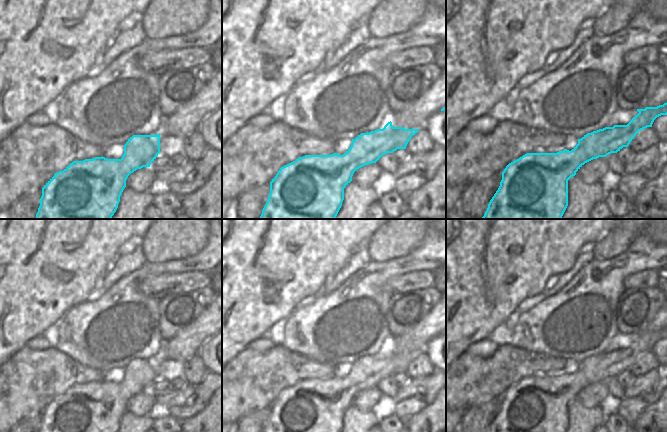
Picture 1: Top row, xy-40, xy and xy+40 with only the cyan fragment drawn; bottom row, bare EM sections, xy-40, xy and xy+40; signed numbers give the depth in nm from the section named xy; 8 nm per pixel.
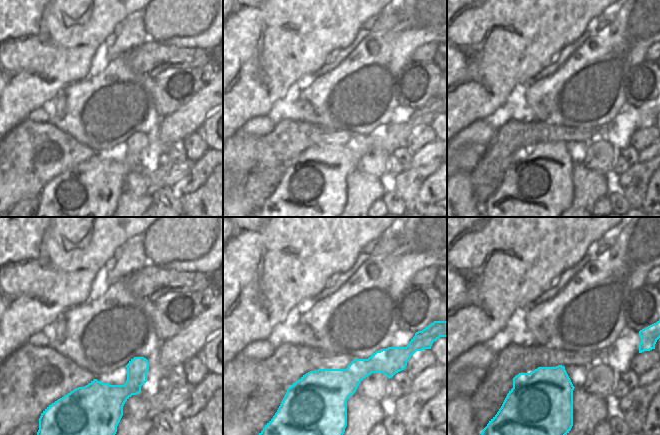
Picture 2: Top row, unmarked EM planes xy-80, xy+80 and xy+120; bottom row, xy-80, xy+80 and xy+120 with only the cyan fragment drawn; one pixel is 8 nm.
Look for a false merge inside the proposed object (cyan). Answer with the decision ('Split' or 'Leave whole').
Leave whole.

